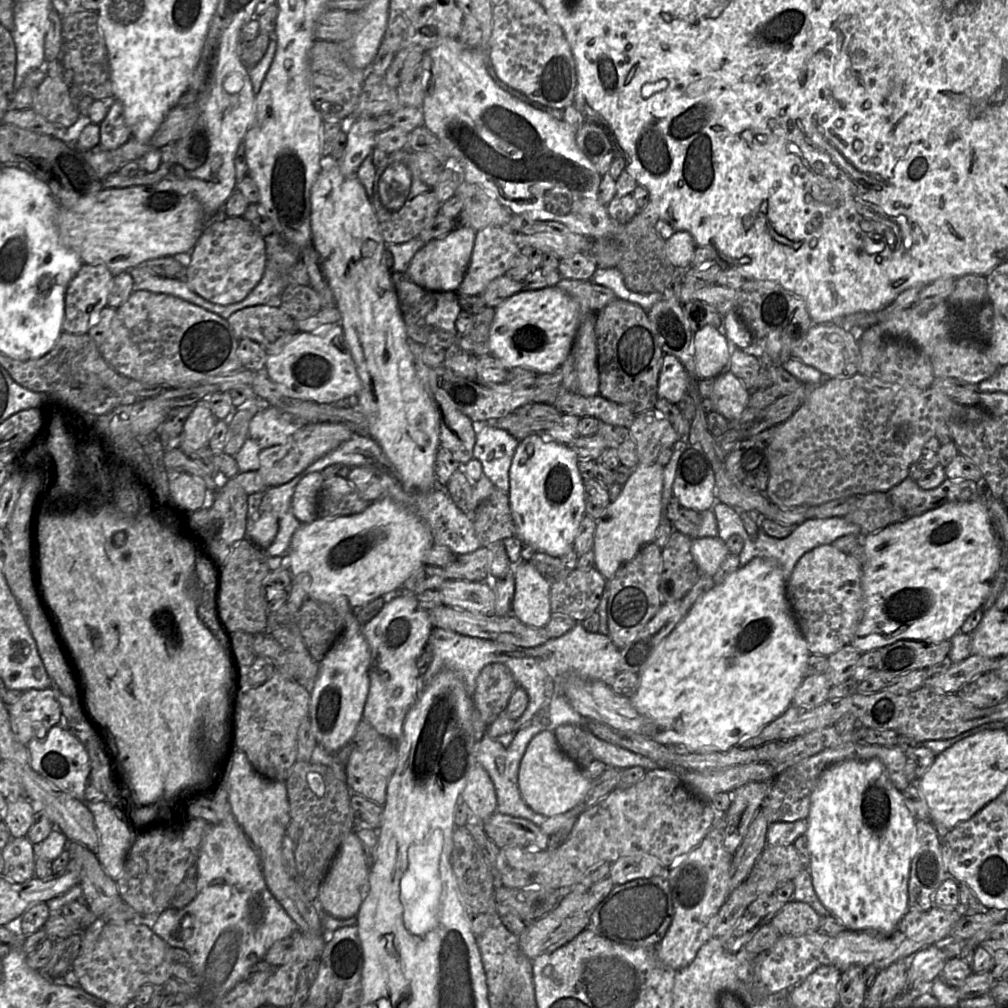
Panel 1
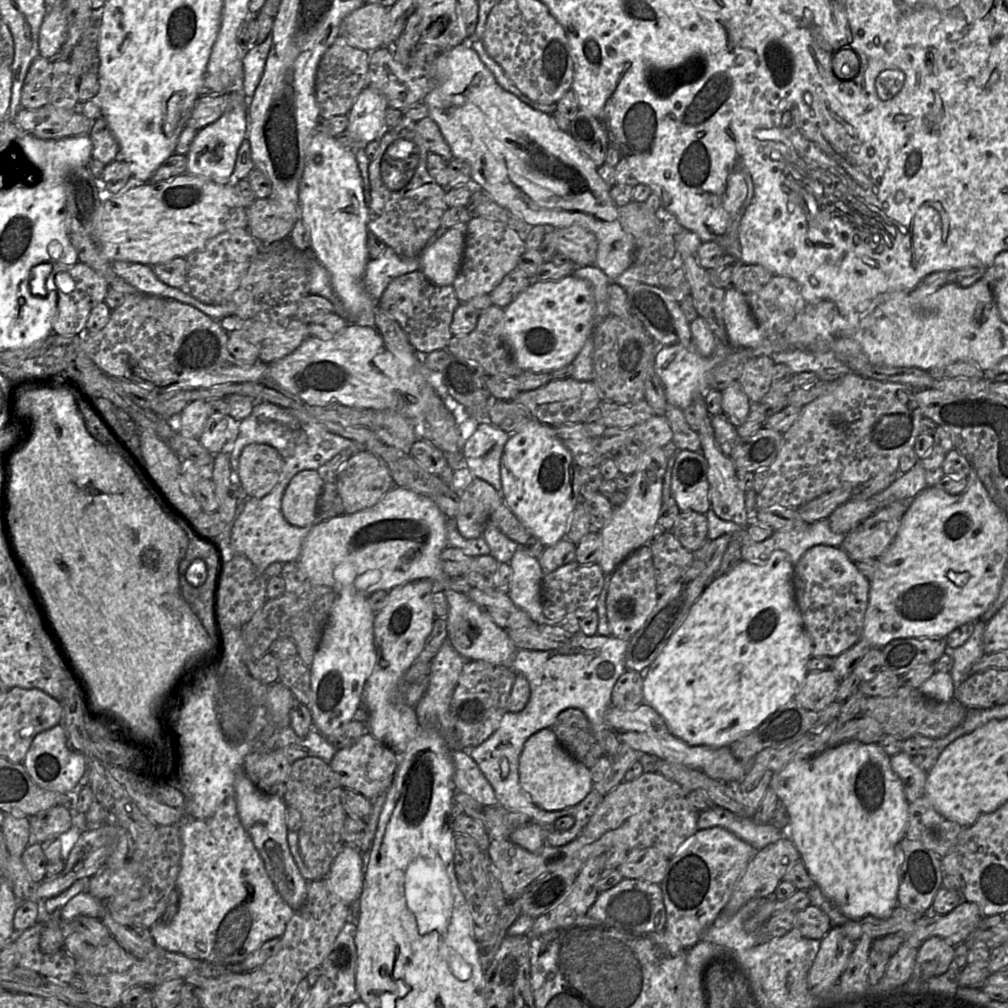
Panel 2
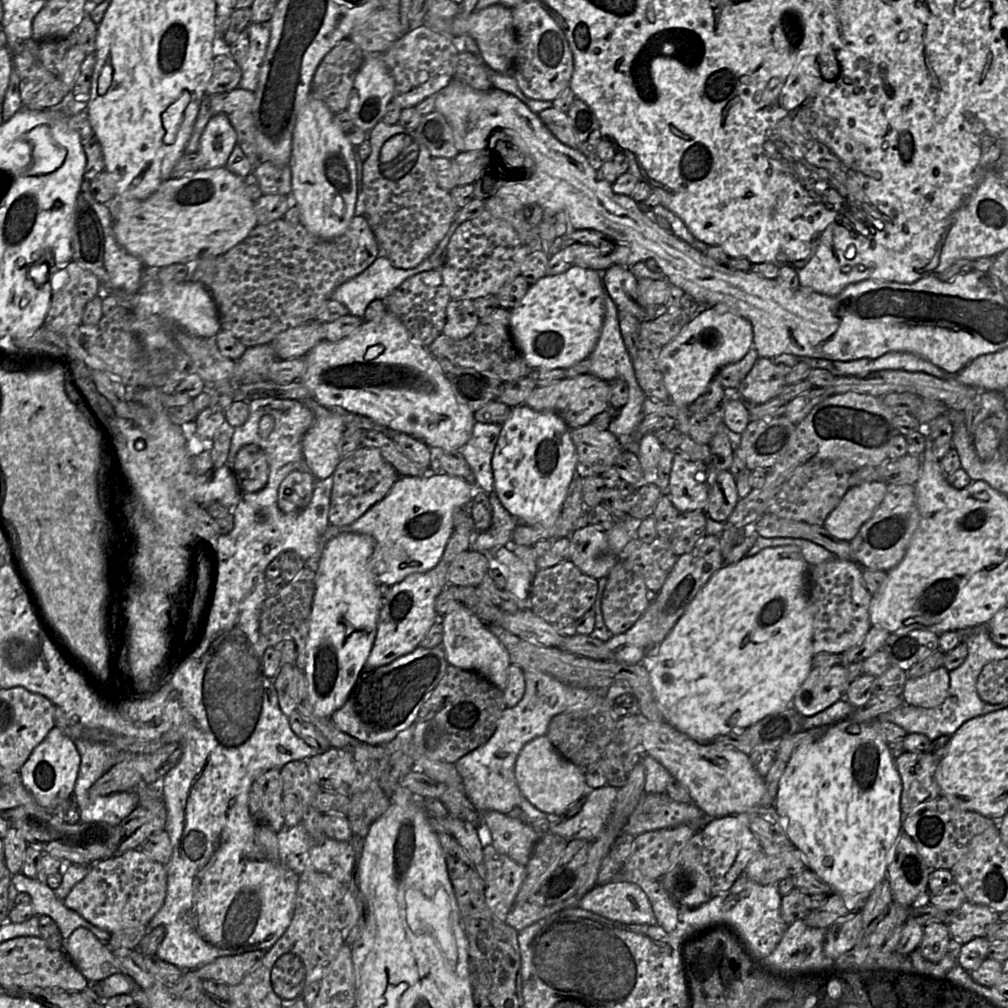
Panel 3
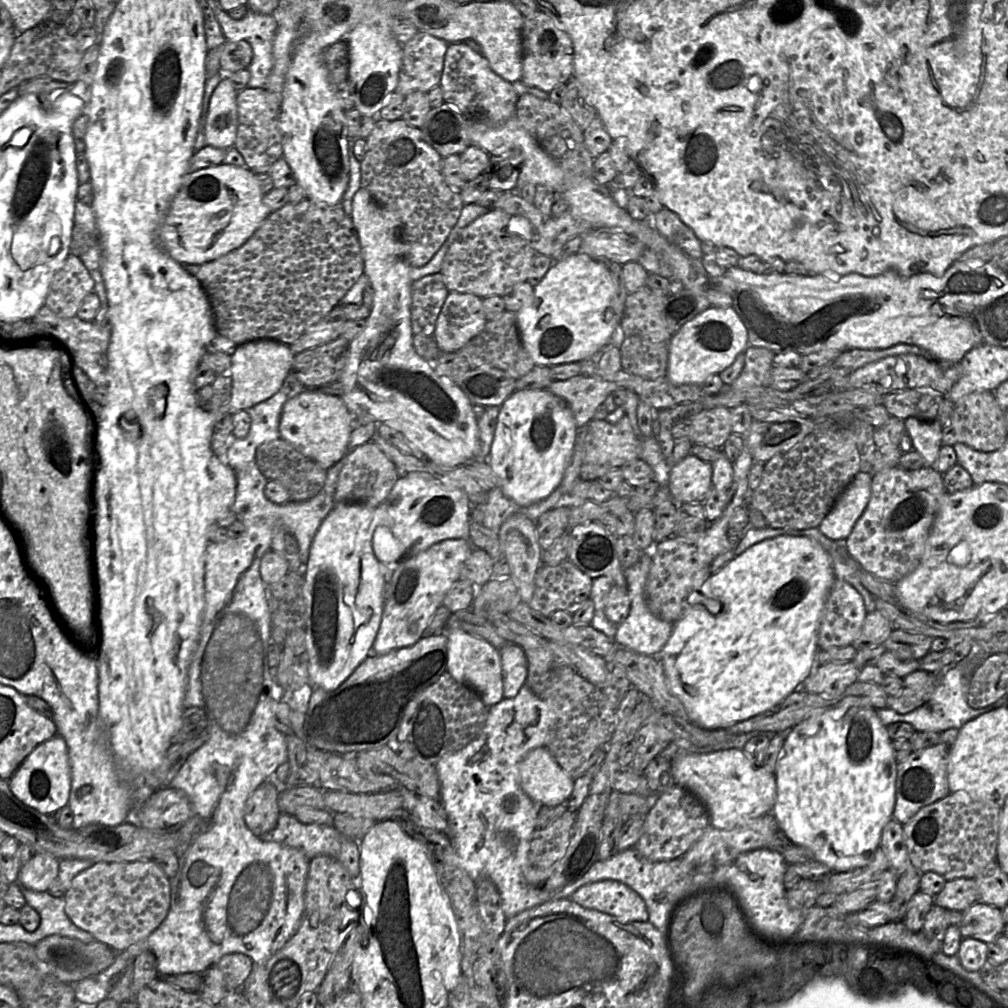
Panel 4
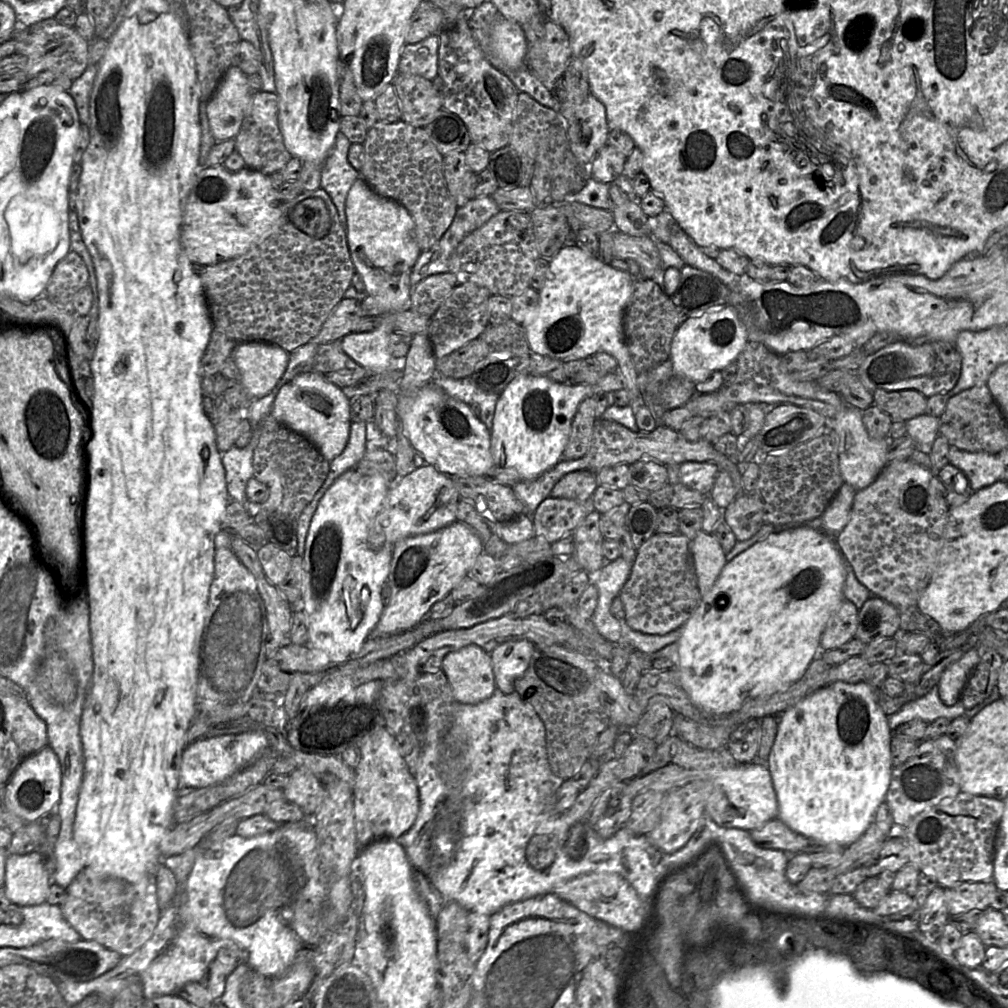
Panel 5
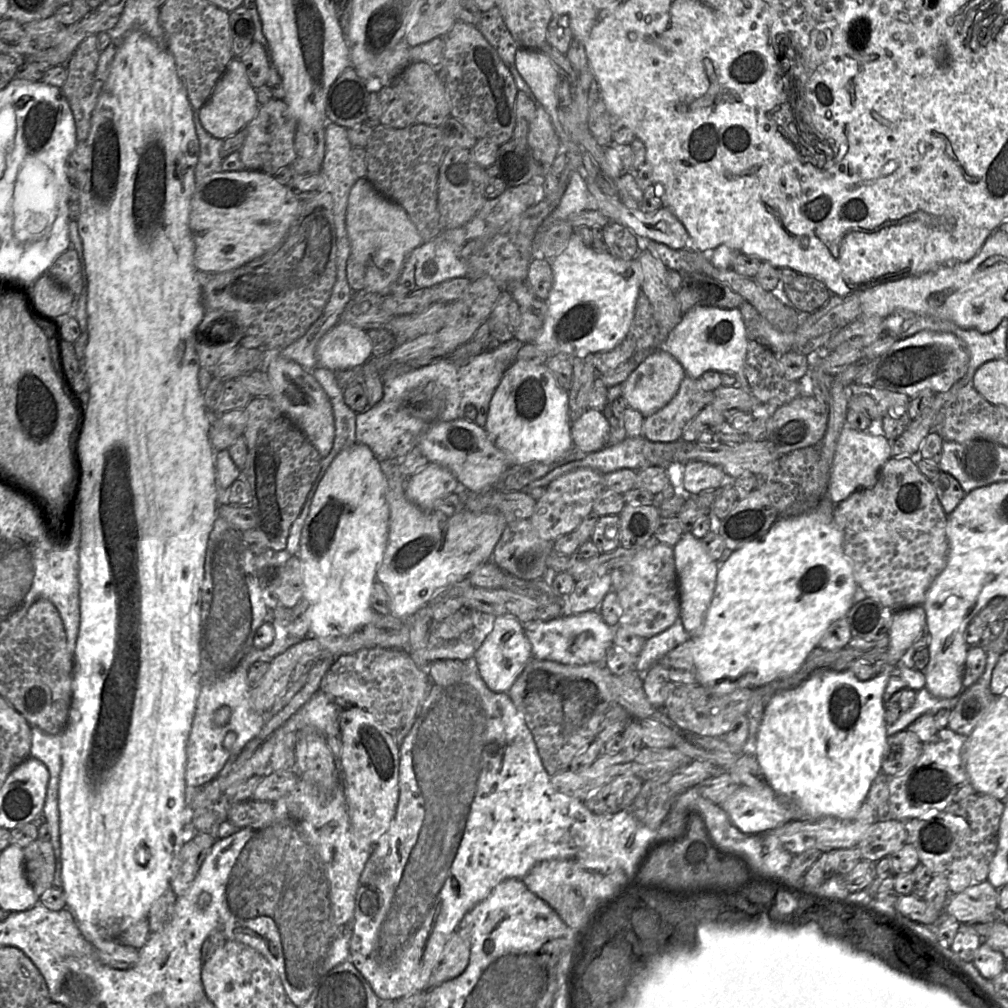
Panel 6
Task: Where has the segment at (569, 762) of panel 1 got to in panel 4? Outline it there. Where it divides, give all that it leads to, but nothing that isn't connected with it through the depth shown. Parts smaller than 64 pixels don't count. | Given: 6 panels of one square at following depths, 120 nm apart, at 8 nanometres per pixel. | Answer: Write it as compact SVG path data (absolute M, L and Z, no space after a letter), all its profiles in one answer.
M546 746L531 750L519 765L523 791L539 806L566 804L574 780L554 760Z

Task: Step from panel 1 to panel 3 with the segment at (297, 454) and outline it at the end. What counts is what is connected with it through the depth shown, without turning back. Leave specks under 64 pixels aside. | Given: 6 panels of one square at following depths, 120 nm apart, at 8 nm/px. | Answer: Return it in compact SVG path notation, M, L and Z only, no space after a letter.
M256 444L243 446L236 455L233 471L243 492L262 490L269 478L266 454Z

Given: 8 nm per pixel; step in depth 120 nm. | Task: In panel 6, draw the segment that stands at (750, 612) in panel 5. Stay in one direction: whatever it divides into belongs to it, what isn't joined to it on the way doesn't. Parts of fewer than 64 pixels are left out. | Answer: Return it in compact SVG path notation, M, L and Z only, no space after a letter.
M825 494L821 502L812 510L780 518L766 533L734 550L727 560L719 564L714 594L703 627L697 635L689 638L692 643L692 656L698 683L708 687L721 681L731 681L731 683L738 683L740 688L745 688L791 676L800 670L809 653L817 647L828 626L846 615L854 604L853 596L857 583L853 568L843 554L844 533L834 518L834 506Z

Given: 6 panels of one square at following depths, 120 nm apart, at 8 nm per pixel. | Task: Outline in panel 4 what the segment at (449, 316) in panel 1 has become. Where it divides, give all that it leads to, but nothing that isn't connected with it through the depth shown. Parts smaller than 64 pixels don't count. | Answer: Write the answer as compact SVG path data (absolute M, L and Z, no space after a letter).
M440 272L412 282L410 313L414 335L433 336L437 318L449 292Z

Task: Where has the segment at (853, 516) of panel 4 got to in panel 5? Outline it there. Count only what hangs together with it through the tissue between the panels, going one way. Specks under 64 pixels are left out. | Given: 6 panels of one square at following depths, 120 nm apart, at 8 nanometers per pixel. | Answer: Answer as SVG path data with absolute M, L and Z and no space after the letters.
M844 483L830 501L821 518L827 534L838 534L847 525L857 491Z

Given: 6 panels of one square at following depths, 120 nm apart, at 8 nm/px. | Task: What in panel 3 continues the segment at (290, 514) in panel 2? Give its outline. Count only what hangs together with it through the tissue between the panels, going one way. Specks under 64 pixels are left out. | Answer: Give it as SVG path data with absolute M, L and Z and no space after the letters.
M292 471L281 482L277 503L286 513L298 513L310 503L316 479L312 473Z

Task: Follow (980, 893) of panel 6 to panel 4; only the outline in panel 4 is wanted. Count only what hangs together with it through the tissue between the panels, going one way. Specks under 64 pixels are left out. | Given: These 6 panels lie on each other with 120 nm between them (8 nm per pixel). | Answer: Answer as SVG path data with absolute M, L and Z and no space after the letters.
M955 878L946 881L943 889L933 898L934 904L963 912L979 901L979 892L974 879Z

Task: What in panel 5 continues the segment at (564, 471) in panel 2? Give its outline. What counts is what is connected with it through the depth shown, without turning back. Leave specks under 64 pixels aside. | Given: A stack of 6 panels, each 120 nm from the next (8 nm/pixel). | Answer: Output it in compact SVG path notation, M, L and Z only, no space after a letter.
M533 374L515 377L496 403L490 430L495 466L516 470L522 480L534 479L553 468L563 458L580 403L590 396L592 385L559 383Z

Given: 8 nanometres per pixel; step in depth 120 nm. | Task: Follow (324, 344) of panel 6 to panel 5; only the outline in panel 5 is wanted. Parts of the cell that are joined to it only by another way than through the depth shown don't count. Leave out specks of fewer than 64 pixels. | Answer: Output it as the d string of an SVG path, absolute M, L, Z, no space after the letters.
M381 320L381 325L371 332L351 332L341 341L343 351L372 375L400 373L402 378L405 358L395 358L390 352L390 320Z

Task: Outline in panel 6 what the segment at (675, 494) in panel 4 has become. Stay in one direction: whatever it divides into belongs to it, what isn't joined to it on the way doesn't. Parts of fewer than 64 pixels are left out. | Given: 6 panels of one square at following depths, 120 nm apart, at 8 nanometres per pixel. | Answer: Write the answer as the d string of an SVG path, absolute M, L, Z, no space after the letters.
M699 460L684 463L681 472L684 491L693 496L724 486L729 477L722 468Z

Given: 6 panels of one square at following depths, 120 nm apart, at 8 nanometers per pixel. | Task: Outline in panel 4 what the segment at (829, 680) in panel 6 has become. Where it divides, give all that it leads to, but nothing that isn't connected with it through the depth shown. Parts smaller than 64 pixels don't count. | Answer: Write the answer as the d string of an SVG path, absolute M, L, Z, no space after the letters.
M841 702L818 715L801 721L784 735L782 752L776 763L774 772L776 801L772 809L772 814L775 817L779 829L790 841L809 849L814 855L814 860L827 865L833 872L846 872L860 868L870 861L873 853L880 846L880 834L882 829L893 818L896 776L897 762L892 749L892 740L888 735L886 726L878 717L876 710L871 707Z

